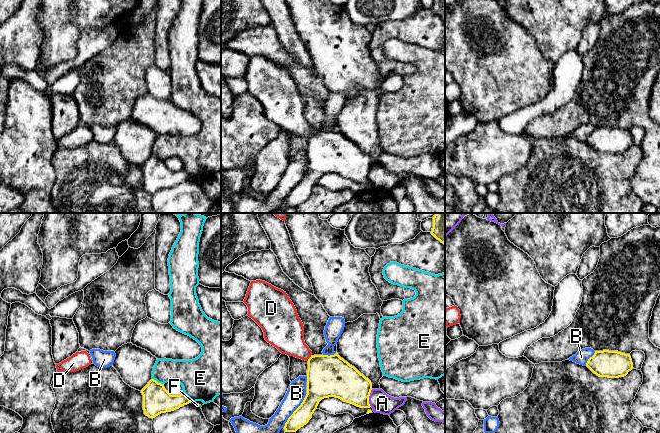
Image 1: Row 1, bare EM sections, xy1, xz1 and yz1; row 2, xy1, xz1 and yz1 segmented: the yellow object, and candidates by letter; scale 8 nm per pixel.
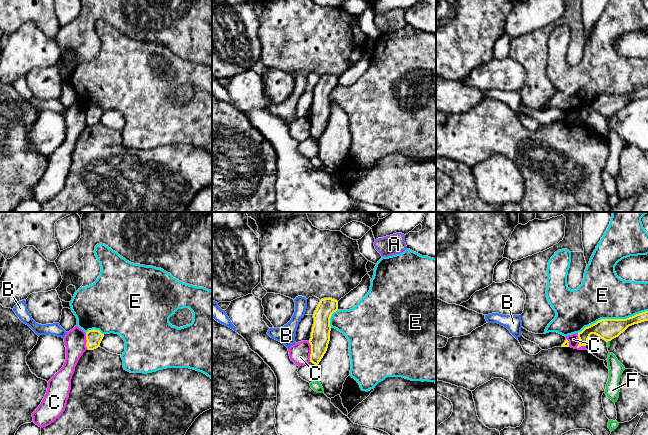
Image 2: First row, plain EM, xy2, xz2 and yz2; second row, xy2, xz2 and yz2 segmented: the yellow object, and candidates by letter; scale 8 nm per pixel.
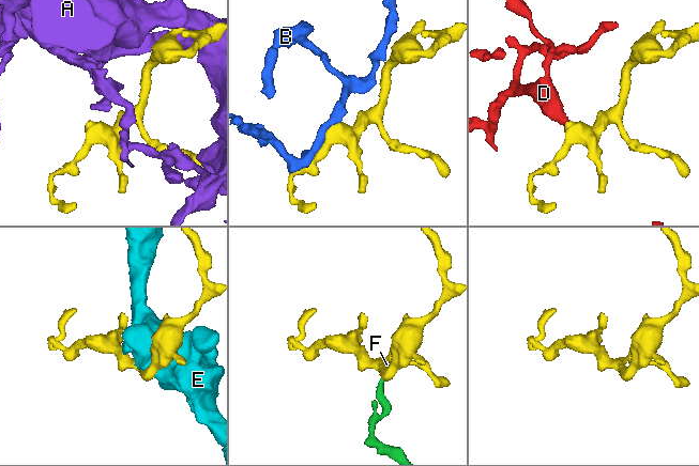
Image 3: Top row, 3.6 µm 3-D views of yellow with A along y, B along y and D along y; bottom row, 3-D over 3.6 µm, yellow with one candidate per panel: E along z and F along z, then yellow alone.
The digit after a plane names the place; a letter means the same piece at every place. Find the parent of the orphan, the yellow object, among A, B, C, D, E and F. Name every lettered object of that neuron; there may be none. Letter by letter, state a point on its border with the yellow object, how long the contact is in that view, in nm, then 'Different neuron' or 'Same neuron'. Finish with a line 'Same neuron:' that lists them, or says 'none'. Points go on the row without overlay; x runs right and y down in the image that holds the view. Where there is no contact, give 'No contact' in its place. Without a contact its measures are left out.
A: Touches yellow at xz1 (368, 174). Shared border 140 nm. Different neuron
B: Touches yellow at xz1 (295, 186). Shared border 320 nm. Different neuron
C: Touches yellow at yz2 (579, 119). Shared border 130 nm. Different neuron
D: Touches yellow at xz1 (309, 134). Shared border 50 nm. Same neuron
E: Touches yellow at yz2 (612, 95). Shared border 600 nm. Different neuron
F: Touches yellow at yz2 (608, 116). Shared border 30 nm. Different neuron
Same neuron: D

